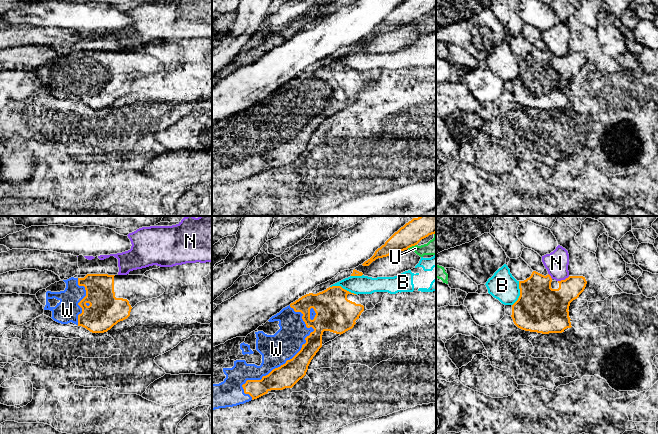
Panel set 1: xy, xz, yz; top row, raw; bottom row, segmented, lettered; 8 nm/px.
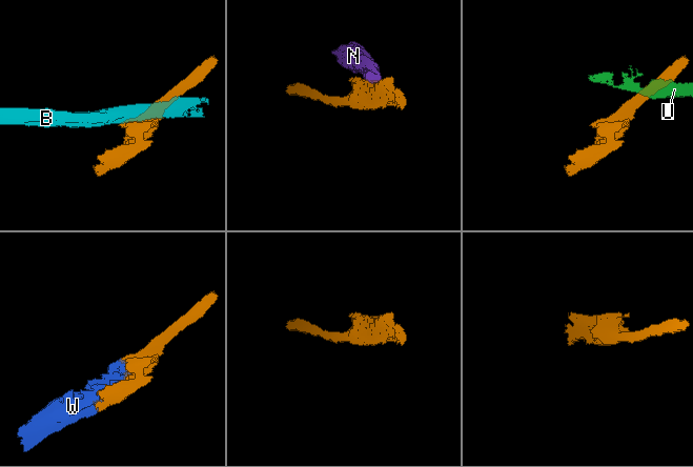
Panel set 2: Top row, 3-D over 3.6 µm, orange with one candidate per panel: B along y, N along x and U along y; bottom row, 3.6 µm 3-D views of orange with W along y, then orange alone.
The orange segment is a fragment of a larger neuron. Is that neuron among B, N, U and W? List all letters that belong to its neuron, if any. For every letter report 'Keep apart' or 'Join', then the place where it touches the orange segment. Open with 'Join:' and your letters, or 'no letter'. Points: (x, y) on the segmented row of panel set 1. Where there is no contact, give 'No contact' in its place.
Join: W
B: Keep apart. Touches orange at xz (342, 288)
N: Keep apart. Touches orange at yz (563, 280)
U: Keep apart. Touches orange at xz (411, 246)
W: Join. Touches orange at xz (290, 359)

